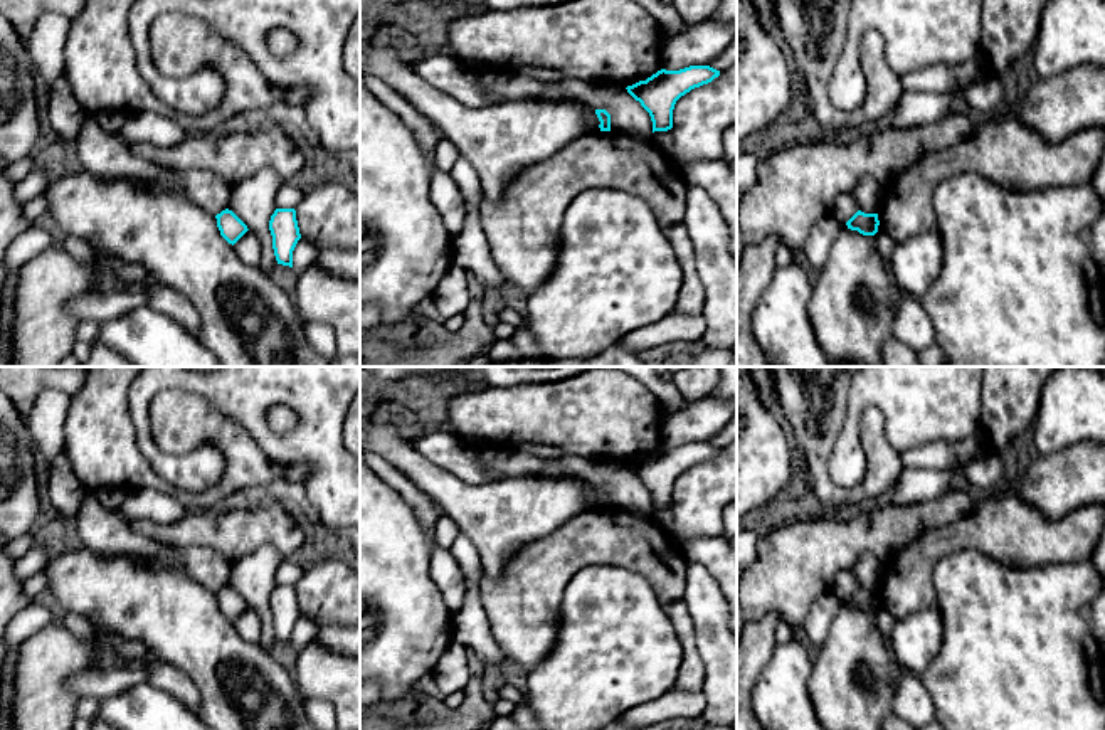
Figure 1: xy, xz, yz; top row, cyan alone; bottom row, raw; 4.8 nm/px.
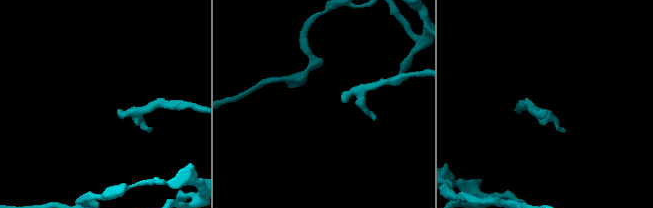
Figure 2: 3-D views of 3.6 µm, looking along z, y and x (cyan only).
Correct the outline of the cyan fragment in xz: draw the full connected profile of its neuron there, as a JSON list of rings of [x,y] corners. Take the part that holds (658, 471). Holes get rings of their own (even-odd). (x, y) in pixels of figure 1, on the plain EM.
[[[690,442],[679,447],[661,446],[646,458],[639,458],[626,466],[649,489],[653,510],[668,508],[673,505],[676,478],[718,452],[720,447],[710,442]]]

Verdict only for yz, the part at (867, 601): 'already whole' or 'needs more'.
already whole

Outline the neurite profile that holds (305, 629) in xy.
[[[299,616],[293,627],[293,644],[296,648],[309,644],[316,637],[318,631],[320,627],[313,619]]]

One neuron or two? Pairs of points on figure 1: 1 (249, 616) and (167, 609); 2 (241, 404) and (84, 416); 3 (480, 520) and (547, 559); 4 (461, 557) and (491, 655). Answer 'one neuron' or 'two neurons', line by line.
1: two neurons
2: two neurons
3: two neurons
4: one neuron

